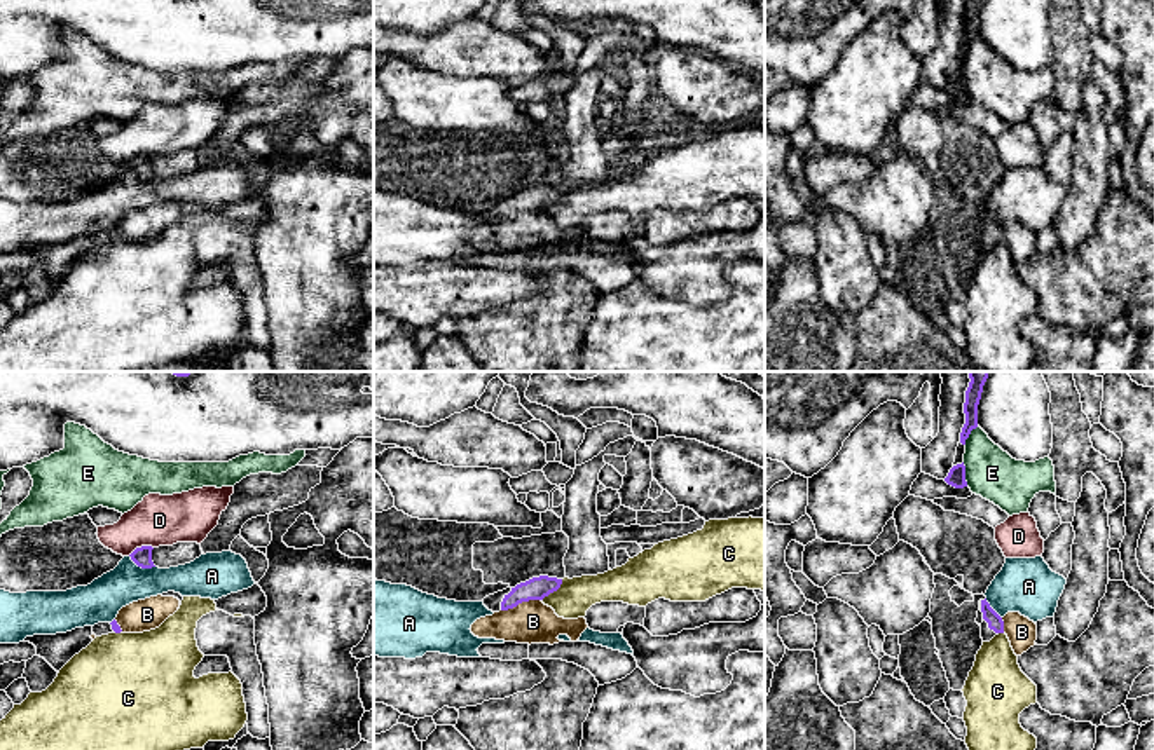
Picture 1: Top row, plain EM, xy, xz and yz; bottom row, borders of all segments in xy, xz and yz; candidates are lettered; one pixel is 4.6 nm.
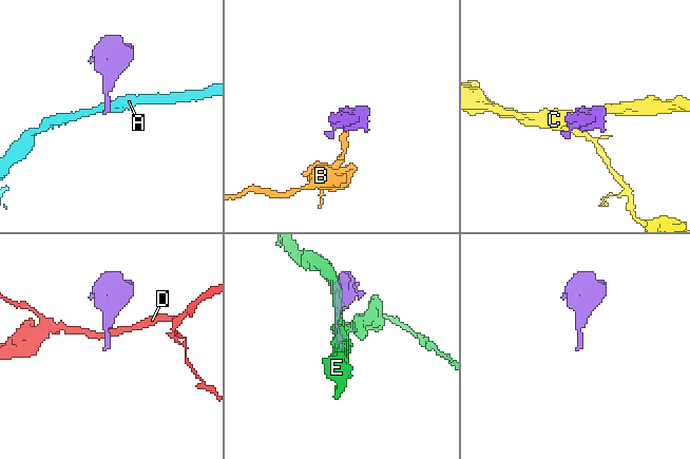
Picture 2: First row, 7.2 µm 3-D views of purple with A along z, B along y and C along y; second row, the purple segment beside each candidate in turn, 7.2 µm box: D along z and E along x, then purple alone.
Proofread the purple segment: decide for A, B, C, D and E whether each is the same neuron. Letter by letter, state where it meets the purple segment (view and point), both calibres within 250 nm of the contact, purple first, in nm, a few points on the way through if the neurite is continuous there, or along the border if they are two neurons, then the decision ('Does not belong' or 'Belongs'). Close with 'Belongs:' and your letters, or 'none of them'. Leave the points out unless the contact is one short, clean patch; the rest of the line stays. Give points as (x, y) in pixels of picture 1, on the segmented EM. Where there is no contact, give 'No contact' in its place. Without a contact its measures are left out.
A: Touches purple at xy (142, 567). Thickness 90 nm (purple) against 190 nm. Boundary: xy (130, 555), (138, 565), (154, 567). Does not belong
B: Touches purple at xz (521, 602). Thickness 110 nm (purple) against 200 nm. Path across: xz (536, 588), (521, 602), (522, 611), (533, 621). Belongs
C: Touches purple at xz (554, 590). Thickness 110 nm (purple) against 170 nm. Boundary: xz (563, 579), (542, 600). Does not belong
D: Touches purple at xy (142, 546). Thickness 90 nm (purple) against 240 nm. Boundary: xy (152, 546), (137, 546), (128, 555). Does not belong
E: Touches purple at yz (964, 475). Thickness 80 nm (purple) against 240 nm. Does not belong
Belongs: B

